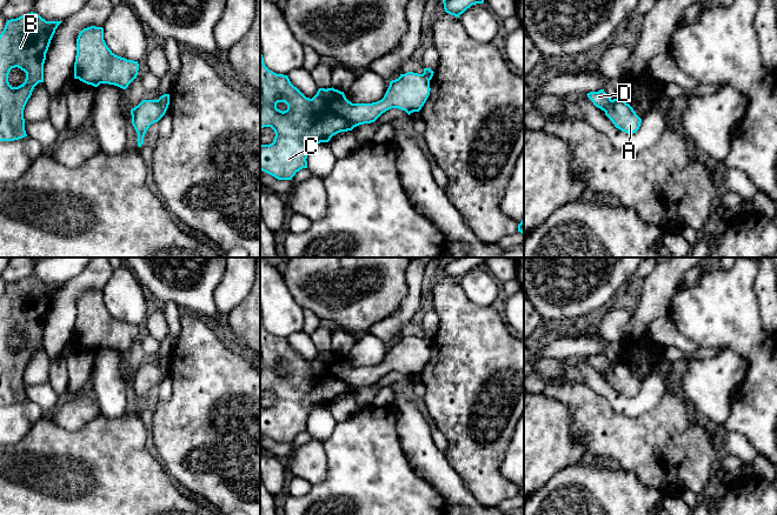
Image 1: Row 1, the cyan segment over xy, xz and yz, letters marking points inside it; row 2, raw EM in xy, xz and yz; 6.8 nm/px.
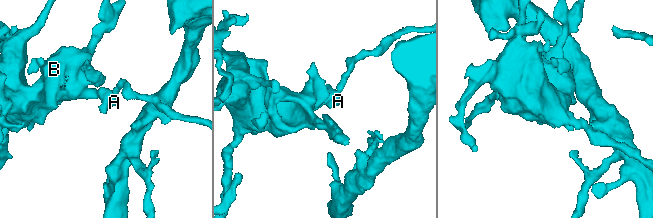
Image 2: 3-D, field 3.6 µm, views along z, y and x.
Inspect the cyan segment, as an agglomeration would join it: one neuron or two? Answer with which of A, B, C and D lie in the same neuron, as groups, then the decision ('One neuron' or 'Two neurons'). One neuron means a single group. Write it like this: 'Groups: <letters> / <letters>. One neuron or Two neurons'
Groups: A B C / D. Two neurons

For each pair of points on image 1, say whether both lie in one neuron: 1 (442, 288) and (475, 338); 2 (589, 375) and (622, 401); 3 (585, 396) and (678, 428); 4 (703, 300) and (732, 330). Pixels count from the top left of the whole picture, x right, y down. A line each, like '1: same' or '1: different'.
1: same
2: same
3: same
4: same

